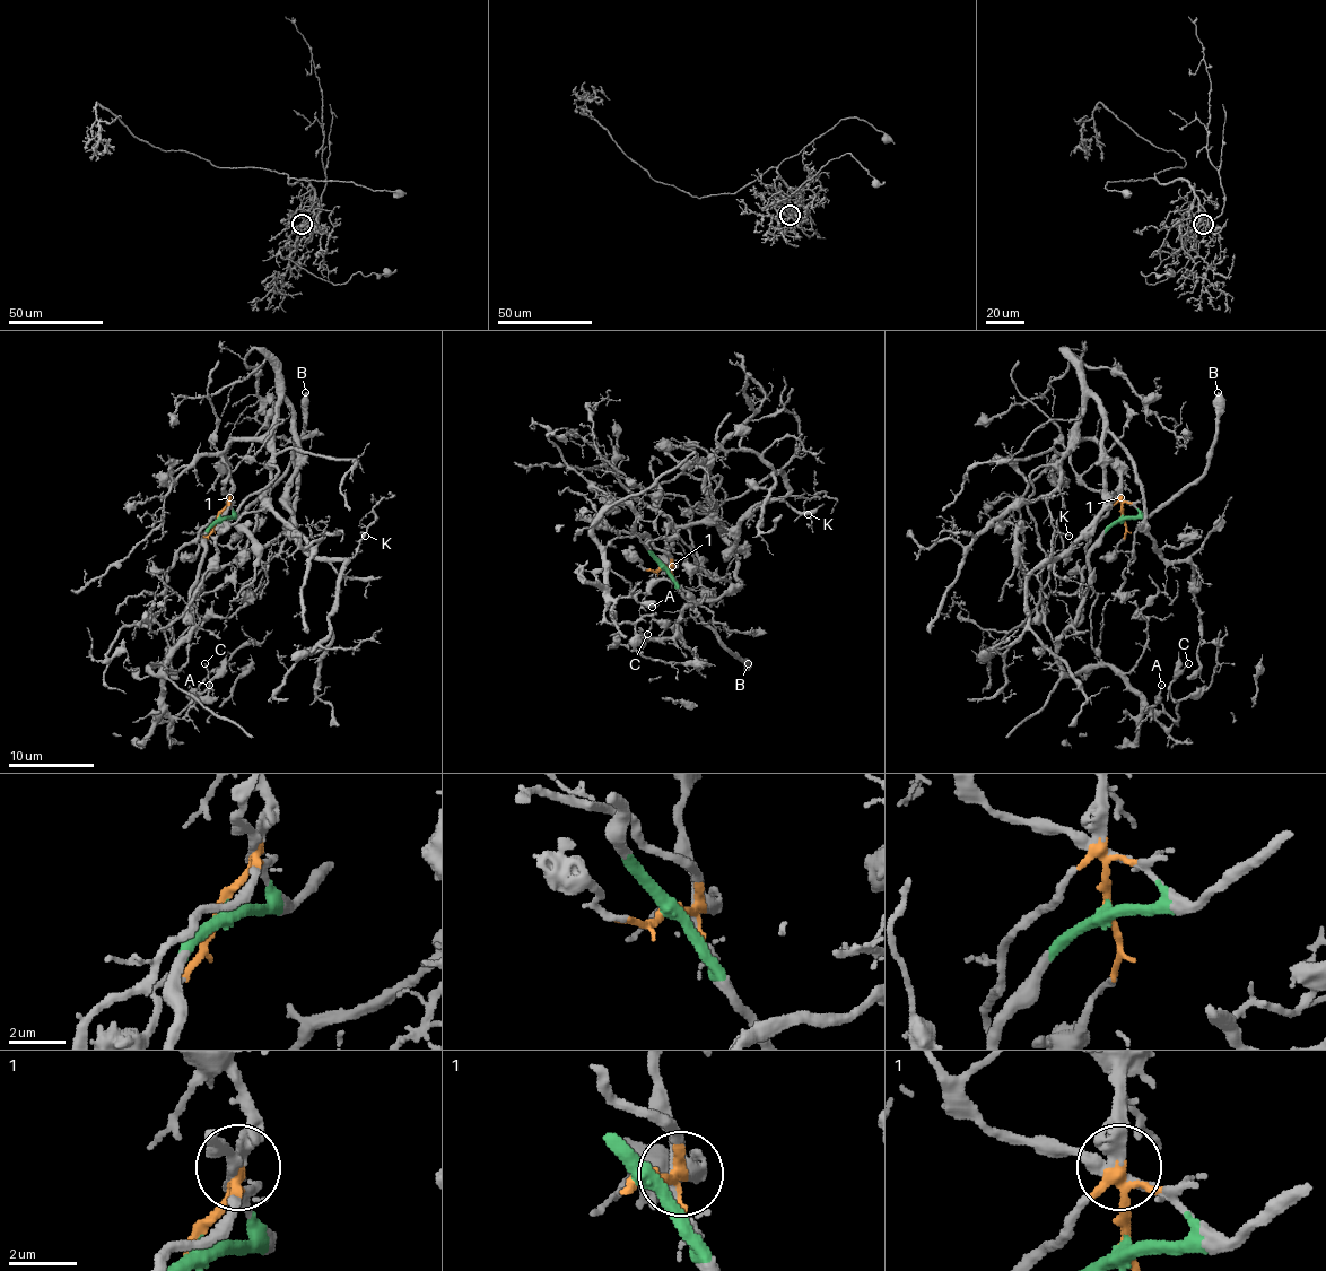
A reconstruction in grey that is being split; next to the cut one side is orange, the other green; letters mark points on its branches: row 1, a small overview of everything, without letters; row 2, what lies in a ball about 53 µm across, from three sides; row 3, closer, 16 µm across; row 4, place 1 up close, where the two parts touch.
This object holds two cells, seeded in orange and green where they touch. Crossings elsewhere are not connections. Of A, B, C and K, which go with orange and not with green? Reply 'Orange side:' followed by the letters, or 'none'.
Orange side: K

